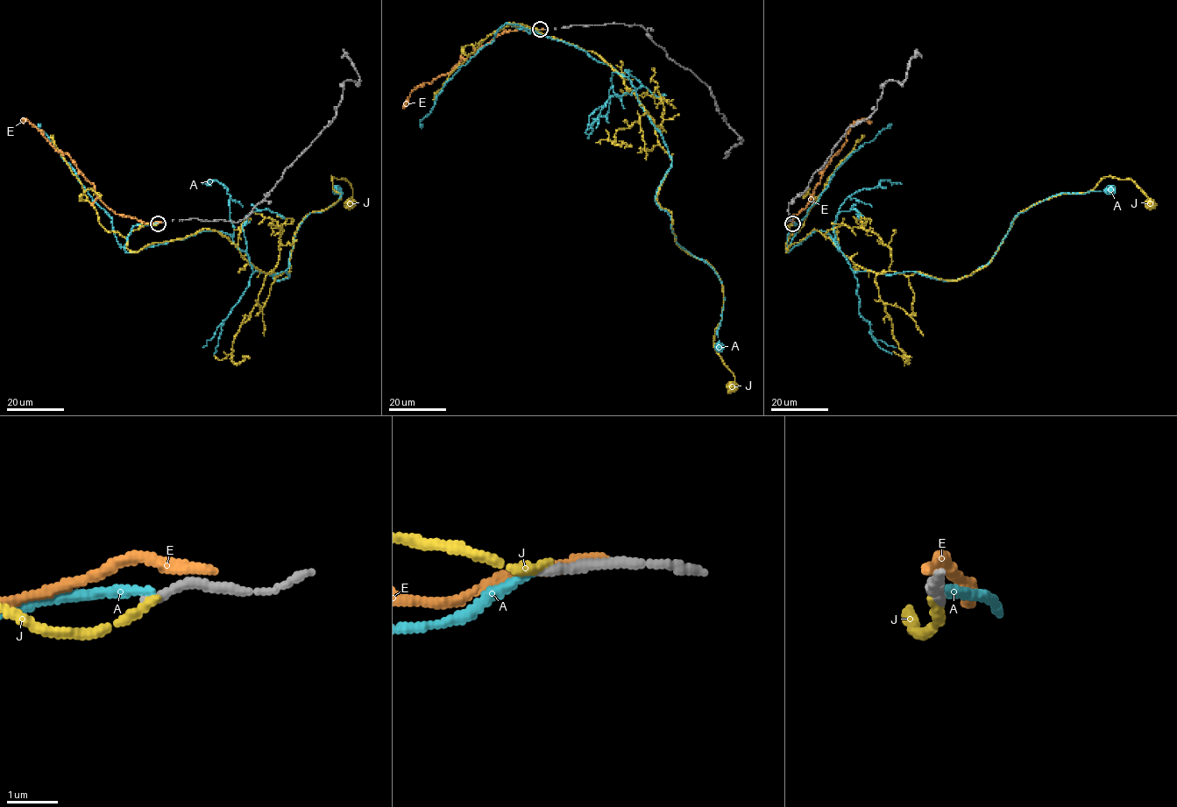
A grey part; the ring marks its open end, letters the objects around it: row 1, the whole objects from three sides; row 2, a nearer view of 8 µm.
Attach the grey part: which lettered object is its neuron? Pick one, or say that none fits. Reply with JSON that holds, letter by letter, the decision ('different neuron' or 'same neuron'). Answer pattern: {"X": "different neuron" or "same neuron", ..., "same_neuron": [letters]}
{"A": "different neuron", "E": "different neuron", "J": "same neuron", "same_neuron": ["J"]}

